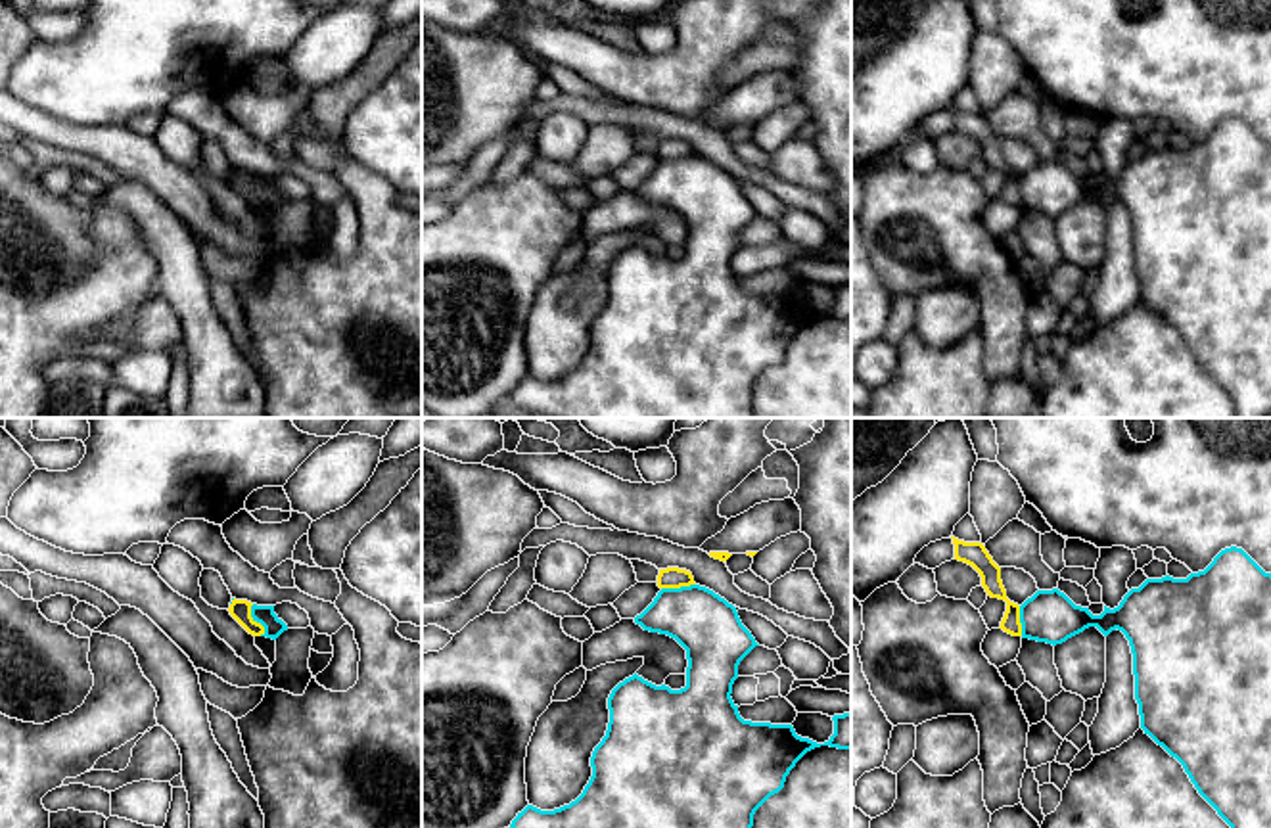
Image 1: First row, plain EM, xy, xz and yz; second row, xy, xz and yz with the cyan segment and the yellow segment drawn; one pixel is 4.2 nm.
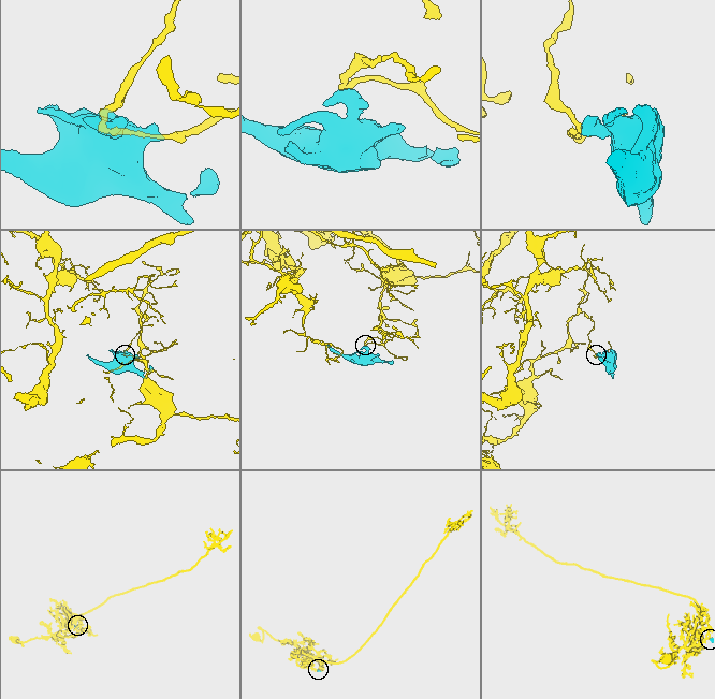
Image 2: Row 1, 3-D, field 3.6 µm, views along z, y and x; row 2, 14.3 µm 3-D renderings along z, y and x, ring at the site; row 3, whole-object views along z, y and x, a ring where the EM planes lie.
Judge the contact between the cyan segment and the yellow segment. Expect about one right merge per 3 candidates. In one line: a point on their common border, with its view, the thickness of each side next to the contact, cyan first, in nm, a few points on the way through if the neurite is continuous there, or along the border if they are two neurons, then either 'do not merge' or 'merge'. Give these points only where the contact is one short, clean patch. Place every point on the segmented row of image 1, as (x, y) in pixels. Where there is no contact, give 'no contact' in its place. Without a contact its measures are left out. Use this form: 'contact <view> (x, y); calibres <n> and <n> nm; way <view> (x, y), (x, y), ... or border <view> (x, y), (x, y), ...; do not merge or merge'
contact xy (255, 620); calibres 80 and 90 nm; border xy (252, 604), (252, 616), (263, 627), (263, 635); do not merge

